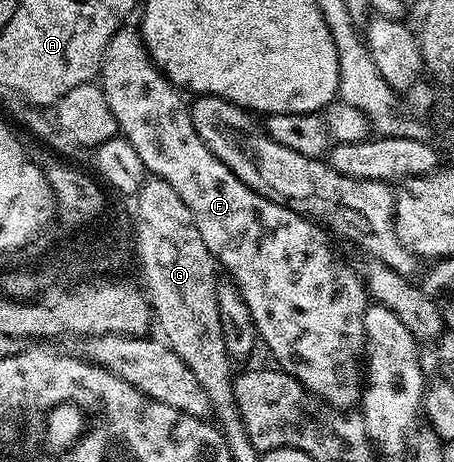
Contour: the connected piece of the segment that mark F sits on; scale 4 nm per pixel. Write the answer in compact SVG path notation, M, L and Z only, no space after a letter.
M122 27L110 39L110 43L104 52L104 58L100 64L100 72L98 74L98 84L106 95L106 103L110 103L110 111L114 111L114 119L116 120L116 128L123 137L134 147L134 151L138 151L138 159L142 159L145 170L153 177L160 177L166 183L170 183L170 187L174 187L174 191L178 191L178 195L182 199L182 203L186 203L186 207L190 207L190 215L194 215L194 223L198 227L198 235L202 235L202 243L206 243L206 247L212 252L216 258L219 268L224 269L234 282L236 290L242 295L242 299L246 303L246 307L250 307L250 315L256 324L256 332L259 340L268 344L268 349L272 352L272 357L277 366L289 373L303 389L307 389L317 401L325 406L341 411L352 411L361 404L362 401L362 358L364 357L364 316L370 304L368 296L368 288L364 285L364 278L359 272L356 273L344 261L336 258L336 253L332 250L332 245L328 242L324 235L325 230L321 228L317 222L307 218L303 213L296 213L286 205L279 205L270 199L266 199L262 195L255 193L250 187L246 187L246 183L242 183L242 179L238 179L230 171L230 167L226 167L226 163L222 163L213 153L206 147L206 143L202 143L200 136L194 131L194 123L190 112L189 102L184 102L185 94L181 92L177 86L173 85L172 80L153 61L149 55L147 47L144 45L144 38L140 36L135 28Z

